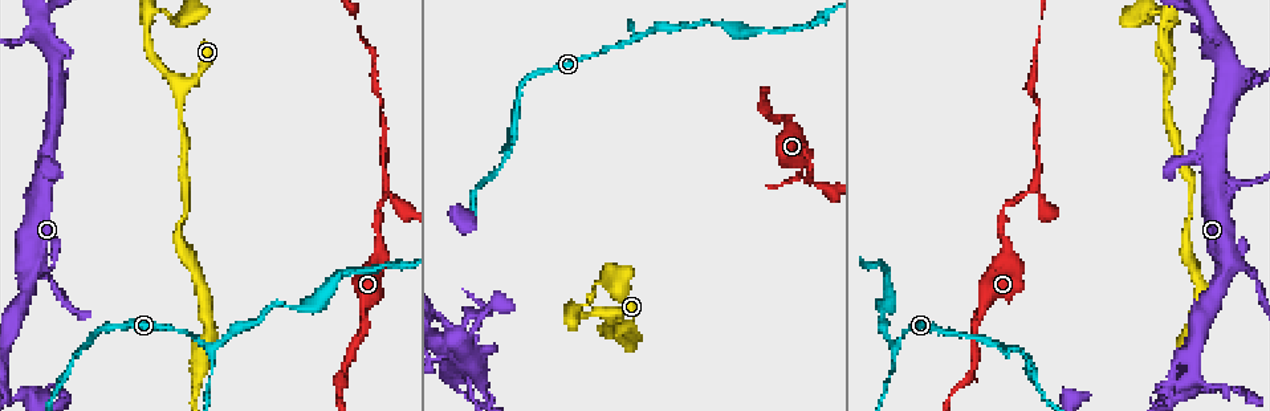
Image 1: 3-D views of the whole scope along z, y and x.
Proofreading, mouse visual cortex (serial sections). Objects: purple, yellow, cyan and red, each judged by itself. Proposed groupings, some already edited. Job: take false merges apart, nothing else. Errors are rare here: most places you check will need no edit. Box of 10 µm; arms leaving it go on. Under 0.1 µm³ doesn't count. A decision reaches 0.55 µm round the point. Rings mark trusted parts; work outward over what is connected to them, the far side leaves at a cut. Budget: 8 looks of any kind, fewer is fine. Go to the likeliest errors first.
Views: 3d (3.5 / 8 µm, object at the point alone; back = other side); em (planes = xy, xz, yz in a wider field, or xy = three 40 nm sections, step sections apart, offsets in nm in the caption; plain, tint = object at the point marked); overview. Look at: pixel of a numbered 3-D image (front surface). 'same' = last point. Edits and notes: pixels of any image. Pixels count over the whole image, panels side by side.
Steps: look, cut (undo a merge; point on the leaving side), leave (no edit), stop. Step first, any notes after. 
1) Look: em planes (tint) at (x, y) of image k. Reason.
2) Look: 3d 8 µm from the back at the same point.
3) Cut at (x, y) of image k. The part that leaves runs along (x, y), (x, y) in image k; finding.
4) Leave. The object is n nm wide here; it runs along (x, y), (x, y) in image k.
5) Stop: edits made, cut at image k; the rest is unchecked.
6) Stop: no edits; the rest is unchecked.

Look: 3d 3.5 µm at (209, 347) of image 1.

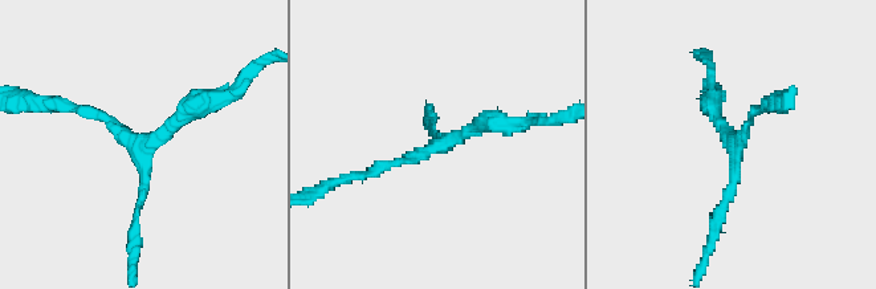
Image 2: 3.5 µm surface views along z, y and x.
Look: em xy step 2 (tint) at (145, 146) of image 2. 3 arms meet here; the arms are 100, 100, 200 nm wide; need the tissue.

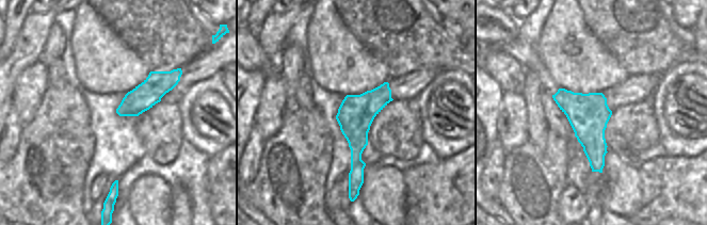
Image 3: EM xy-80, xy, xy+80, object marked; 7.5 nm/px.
Look: em xy step 3 (tint) at the same point.

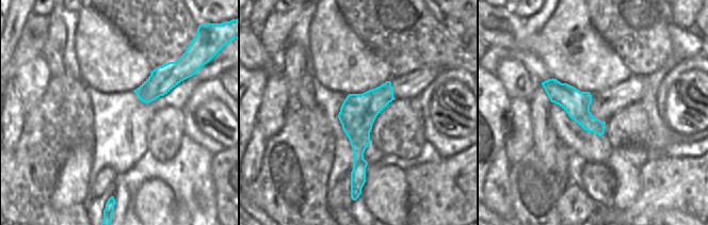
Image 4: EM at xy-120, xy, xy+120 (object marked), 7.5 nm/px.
Leave. It runs along (388, 84), (358, 116), (353, 182) in image 4; continuous, no second cell.

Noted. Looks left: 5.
Look: 3d 3.5 µm at (1140, 21) of image 1. A narrow waist.

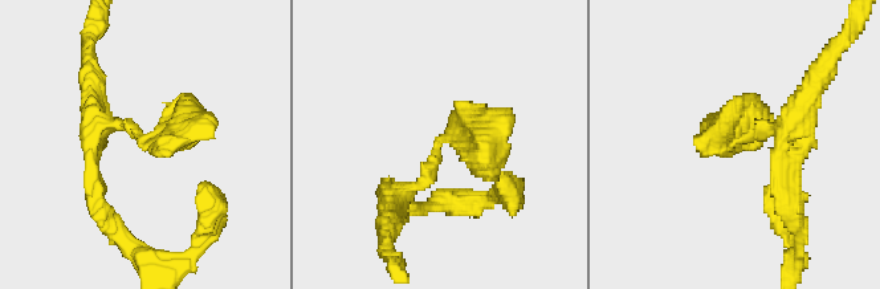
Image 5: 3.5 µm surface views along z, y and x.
Look: em xy step 3 (tint) at (438, 146) of image 5. Shape alone is not enough.

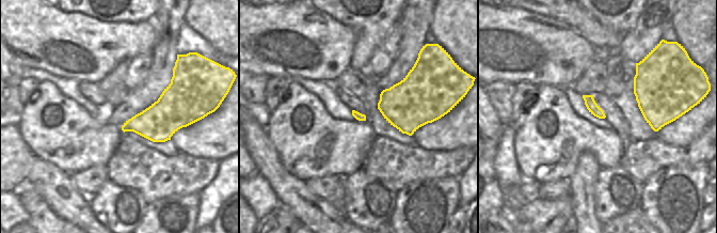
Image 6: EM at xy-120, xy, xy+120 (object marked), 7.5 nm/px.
Leave. It runs along (786, 137), (728, 145), (754, 96) in image 5; continuous, no second cell.

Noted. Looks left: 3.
Look: 3d 3.5 µm from the back at (387, 187) of image 1. Sharp bend.

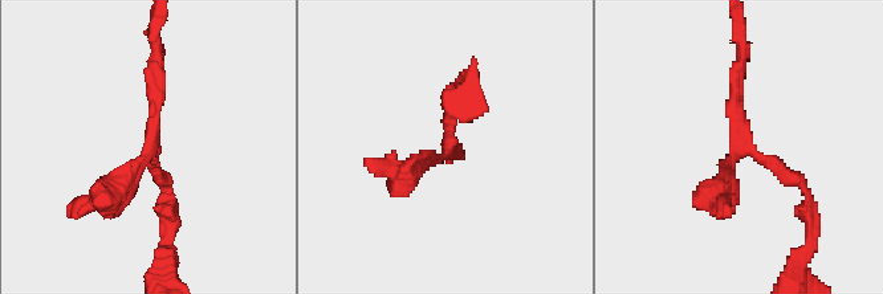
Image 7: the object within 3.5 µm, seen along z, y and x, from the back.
Look: em xy step 2 (tint) at (739, 150) of image 7. Need the tissue.

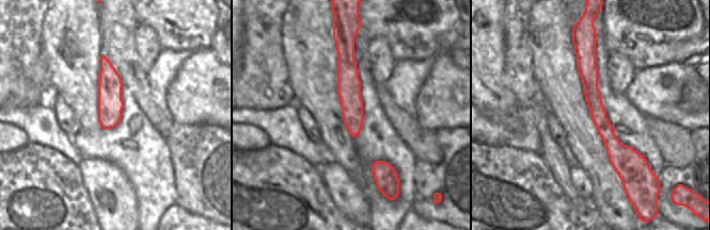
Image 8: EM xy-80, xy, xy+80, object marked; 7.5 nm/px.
Leave. It runs along (464, 84), (447, 151), (386, 164) in image 7; all the same cell.

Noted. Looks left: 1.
Stop: no edits; the rest is unchecked.

